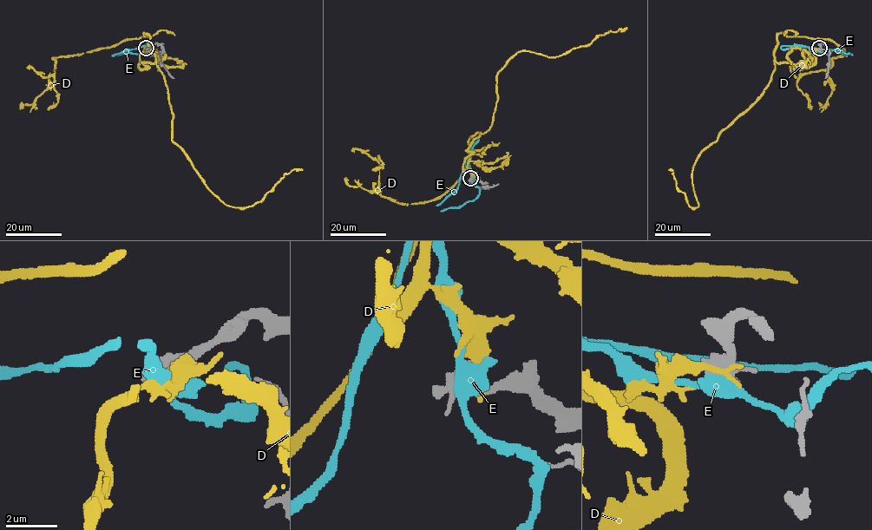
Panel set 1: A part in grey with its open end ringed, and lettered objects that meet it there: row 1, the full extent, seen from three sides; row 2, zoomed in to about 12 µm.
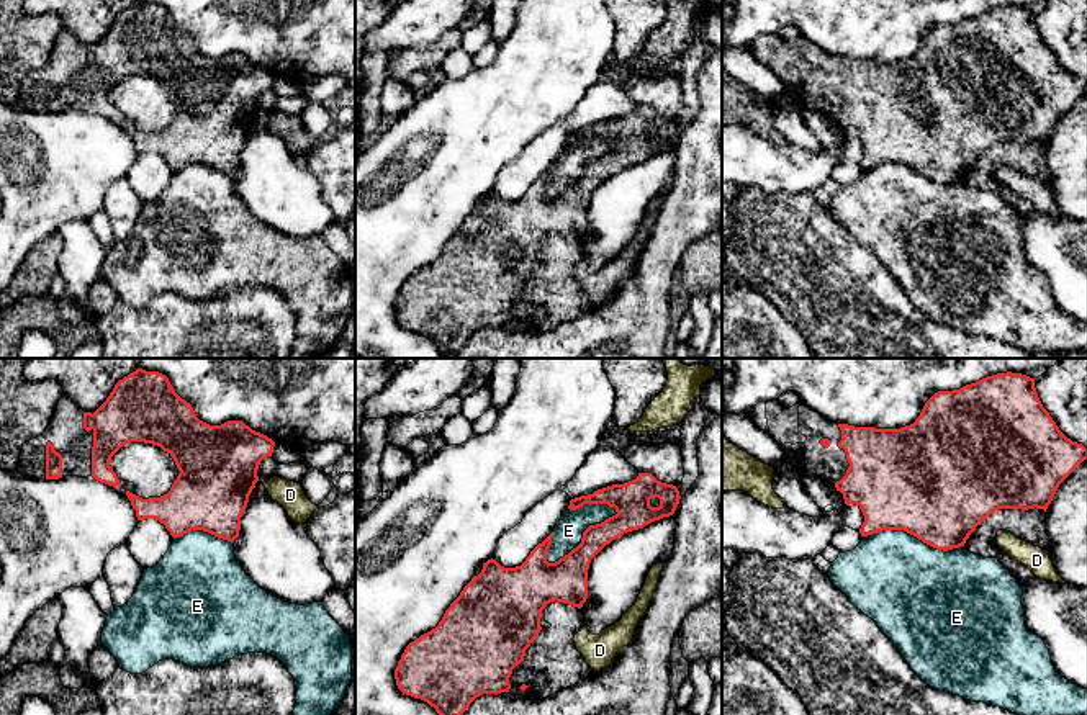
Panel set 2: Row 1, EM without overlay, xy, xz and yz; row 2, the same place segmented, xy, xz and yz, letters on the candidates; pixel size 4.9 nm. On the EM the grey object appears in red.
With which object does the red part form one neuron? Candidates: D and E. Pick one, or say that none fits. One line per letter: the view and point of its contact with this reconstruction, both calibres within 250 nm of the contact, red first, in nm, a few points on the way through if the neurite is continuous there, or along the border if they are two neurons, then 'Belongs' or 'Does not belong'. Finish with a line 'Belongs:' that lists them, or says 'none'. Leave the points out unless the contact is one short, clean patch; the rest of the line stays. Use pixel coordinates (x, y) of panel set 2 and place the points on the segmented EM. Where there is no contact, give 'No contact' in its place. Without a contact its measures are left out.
D: No contact. Does not belong
E: Touches red at xz (583, 537). Thickness 220 nm (red) against 140 nm. Does not belong
Belongs: none

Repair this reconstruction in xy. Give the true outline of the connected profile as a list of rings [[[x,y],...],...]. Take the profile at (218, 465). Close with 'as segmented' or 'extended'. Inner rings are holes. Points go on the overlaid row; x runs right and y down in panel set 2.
[[[138,368],[115,384],[93,414],[85,412],[64,394],[56,404],[46,432],[23,443],[16,471],[36,479],[93,476],[116,488],[121,483],[110,460],[131,442],[160,447],[180,471],[170,491],[160,497],[142,499],[126,491],[138,520],[156,519],[174,538],[203,530],[231,543],[239,537],[242,512],[259,481],[259,465],[272,456],[275,447],[272,438],[252,430],[242,420],[228,420],[221,425],[200,420],[192,404],[175,393],[165,375]]]; extended

